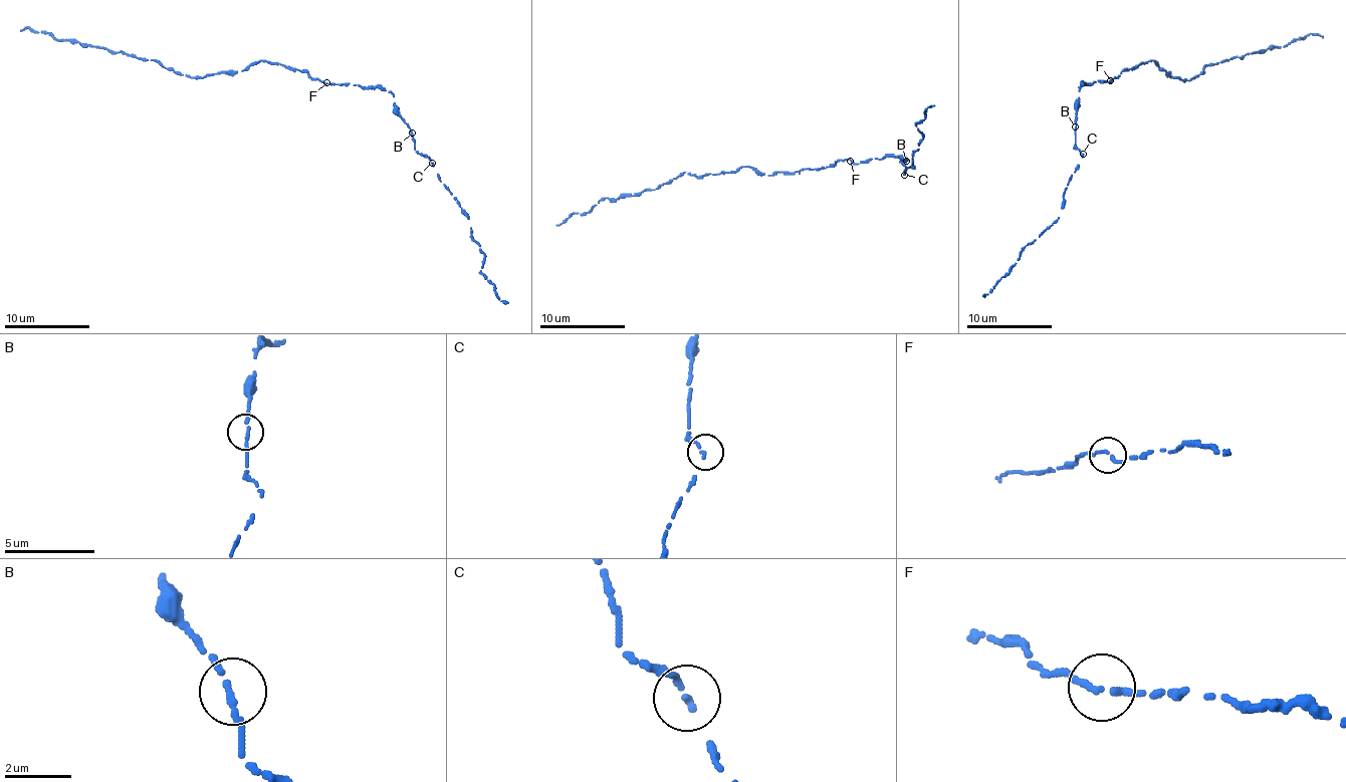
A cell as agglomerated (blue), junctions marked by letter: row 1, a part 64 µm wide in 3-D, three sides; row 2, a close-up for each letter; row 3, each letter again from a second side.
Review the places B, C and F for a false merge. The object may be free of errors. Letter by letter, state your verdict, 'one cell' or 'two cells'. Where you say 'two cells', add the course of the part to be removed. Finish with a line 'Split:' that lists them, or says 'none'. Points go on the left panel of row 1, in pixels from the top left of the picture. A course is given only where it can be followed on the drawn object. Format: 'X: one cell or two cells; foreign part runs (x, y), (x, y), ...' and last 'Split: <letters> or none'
B: one cell
C: one cell
F: one cell
Split: none

